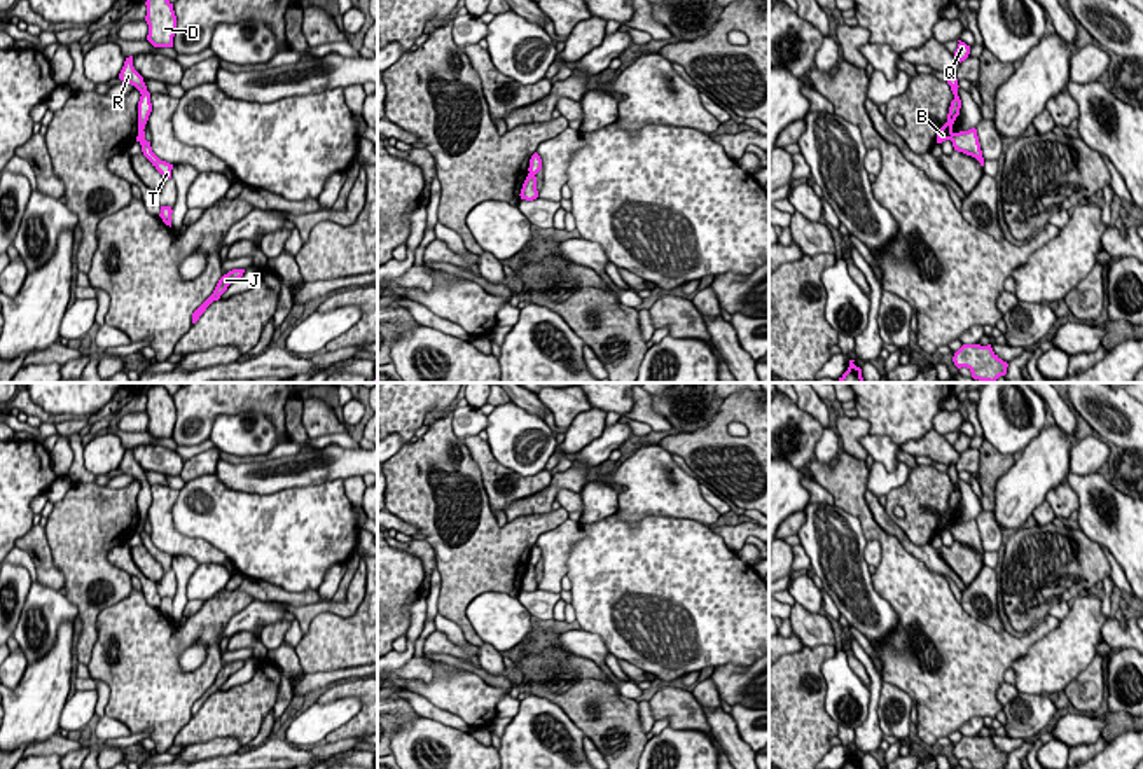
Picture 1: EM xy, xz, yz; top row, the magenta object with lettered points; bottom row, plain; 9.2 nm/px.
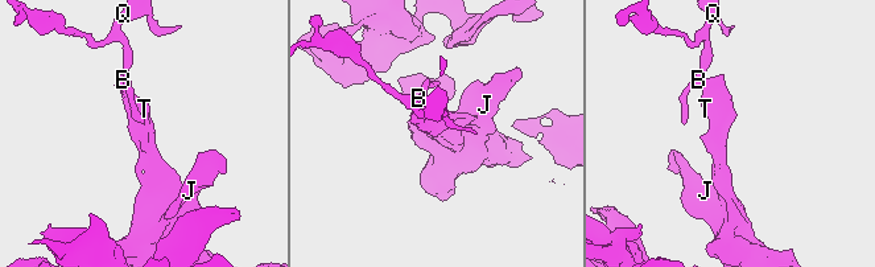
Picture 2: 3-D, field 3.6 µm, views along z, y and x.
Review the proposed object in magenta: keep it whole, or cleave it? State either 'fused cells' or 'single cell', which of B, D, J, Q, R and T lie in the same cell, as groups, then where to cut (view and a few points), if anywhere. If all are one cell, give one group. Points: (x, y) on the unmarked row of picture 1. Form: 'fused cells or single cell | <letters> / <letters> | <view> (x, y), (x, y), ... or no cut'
fused cells | B D Q R / J T | xy (138, 526), (144, 530)

